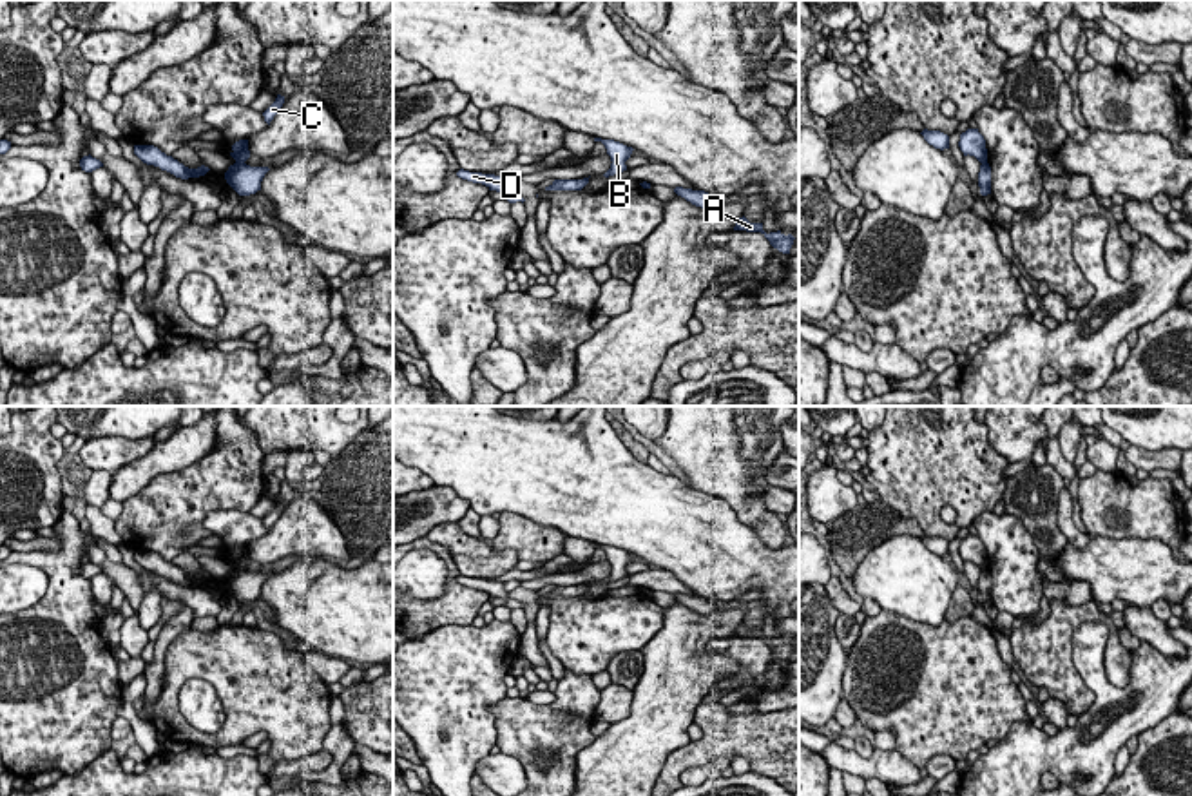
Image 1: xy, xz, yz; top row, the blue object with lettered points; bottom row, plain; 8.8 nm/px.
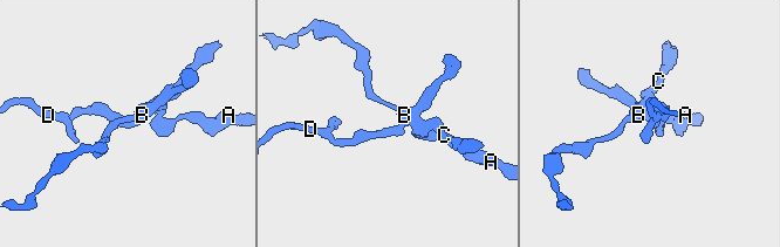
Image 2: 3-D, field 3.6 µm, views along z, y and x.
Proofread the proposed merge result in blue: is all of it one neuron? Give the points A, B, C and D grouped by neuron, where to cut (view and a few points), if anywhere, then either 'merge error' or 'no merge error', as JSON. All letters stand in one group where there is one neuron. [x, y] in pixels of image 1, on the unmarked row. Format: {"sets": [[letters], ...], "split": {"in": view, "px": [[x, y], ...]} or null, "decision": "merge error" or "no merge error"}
{"sets": [["A"], ["B", "C", "D"]], "split": {"in": "xy", "px": [[236, 566], [243, 570]]}, "decision": "merge error"}

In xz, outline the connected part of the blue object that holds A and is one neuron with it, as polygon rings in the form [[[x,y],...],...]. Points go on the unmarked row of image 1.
[[[745,622],[737,626],[734,636],[761,638],[770,647],[770,651],[783,660],[790,660],[795,646],[792,640],[784,642],[781,636],[766,640],[763,636],[763,629],[750,629]]]

